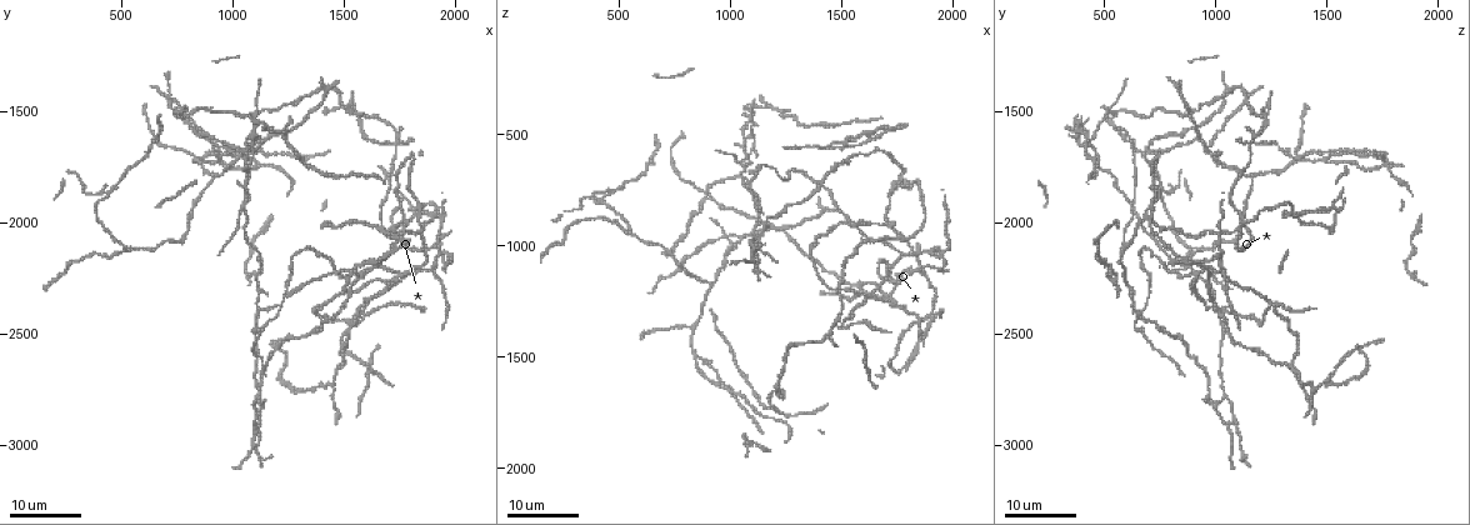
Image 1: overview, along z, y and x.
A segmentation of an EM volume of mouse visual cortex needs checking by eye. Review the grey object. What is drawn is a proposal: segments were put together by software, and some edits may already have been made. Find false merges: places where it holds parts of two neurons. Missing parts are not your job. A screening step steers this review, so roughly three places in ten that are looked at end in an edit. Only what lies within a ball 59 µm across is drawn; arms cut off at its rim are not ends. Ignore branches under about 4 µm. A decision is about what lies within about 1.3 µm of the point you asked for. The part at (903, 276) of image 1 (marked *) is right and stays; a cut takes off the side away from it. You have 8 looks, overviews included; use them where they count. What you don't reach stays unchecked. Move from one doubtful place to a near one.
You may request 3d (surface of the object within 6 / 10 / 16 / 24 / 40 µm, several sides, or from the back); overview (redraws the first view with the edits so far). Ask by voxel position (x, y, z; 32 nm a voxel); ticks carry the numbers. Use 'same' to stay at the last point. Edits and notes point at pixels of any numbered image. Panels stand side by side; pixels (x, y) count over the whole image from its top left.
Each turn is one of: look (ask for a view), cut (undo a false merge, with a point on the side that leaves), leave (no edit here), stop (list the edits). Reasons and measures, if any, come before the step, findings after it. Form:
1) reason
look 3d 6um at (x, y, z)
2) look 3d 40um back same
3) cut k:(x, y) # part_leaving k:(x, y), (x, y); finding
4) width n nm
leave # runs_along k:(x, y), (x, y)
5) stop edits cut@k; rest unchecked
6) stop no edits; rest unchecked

three arms meet
look 3d 16um at (920, 1790, 1170)

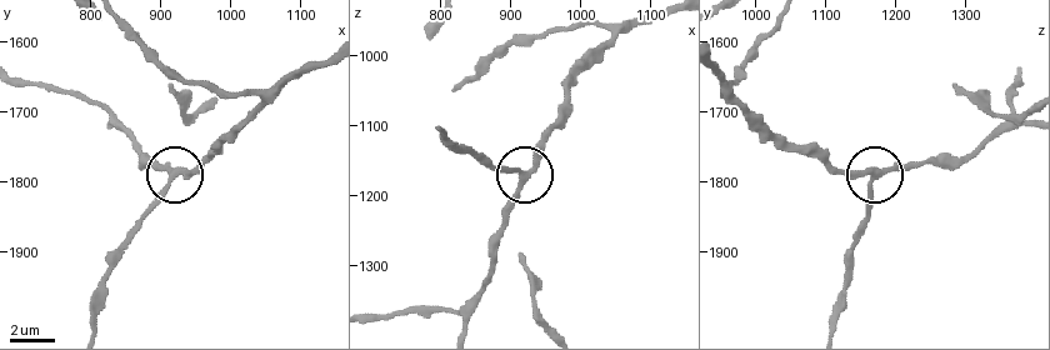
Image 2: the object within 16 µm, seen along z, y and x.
look 3d 6um at (915, 1795, 1175)

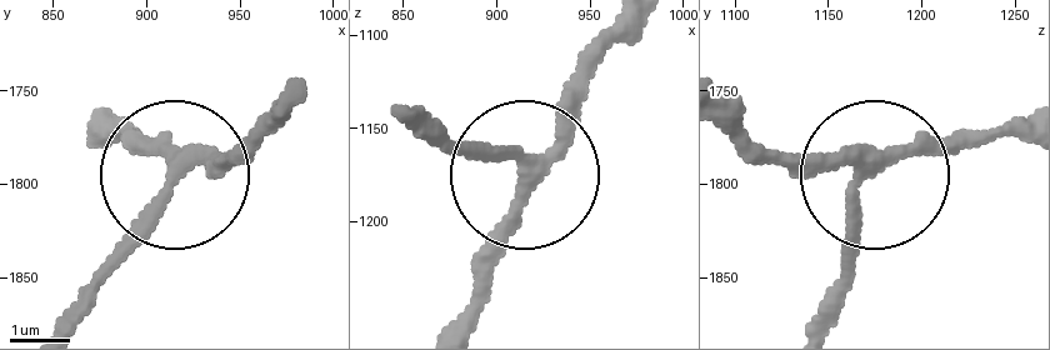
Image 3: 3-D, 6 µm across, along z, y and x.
width 250 nm
leave # runs_along 3:(635, 20), (590, 64), (545, 154), (415, 139); one neuron here

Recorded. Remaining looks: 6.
side arm on a straight run
look 3d 16um at (1050, 1910, 610)

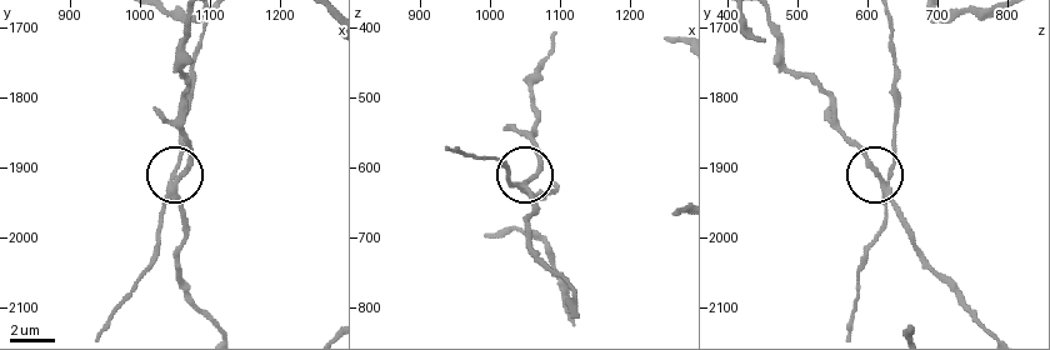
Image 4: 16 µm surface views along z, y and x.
zoom in
look 3d 10um at (1060, 1910, 615)

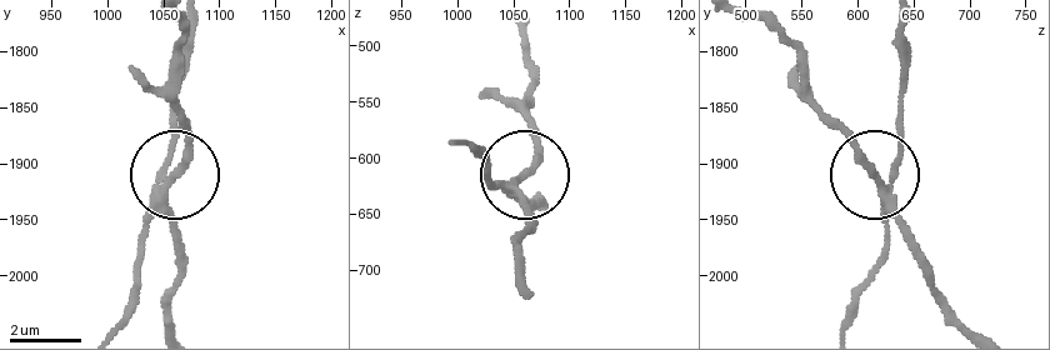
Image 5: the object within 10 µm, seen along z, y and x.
look 3d 10um back at (1062, 1910, 614)

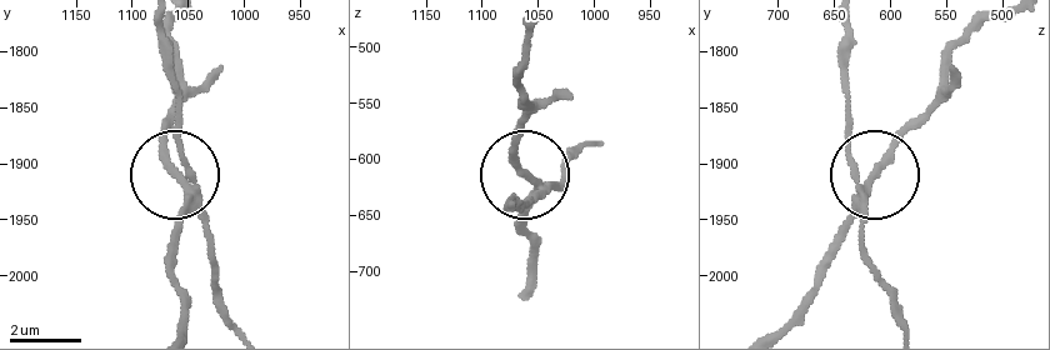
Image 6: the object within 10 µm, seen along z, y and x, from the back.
arms 3
cut 6:(213, 253) # part_leaving 6:(201, 203), (184, 153), (184, 99), (165, 26); two neurons meet here

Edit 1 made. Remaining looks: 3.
see it whole again
look overview

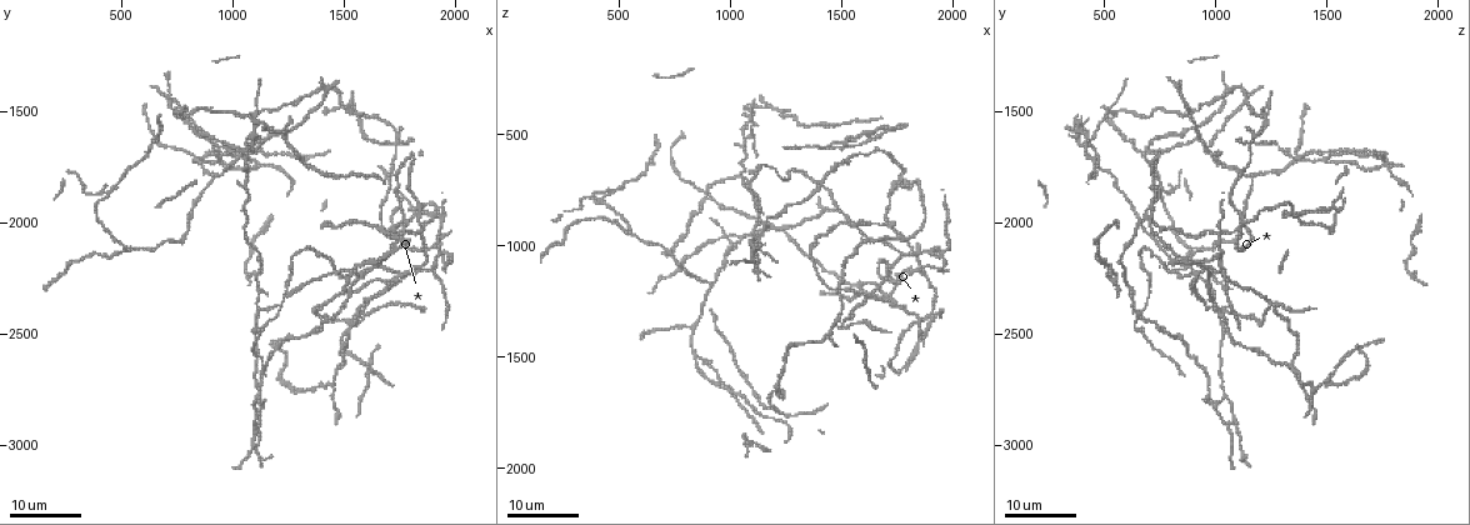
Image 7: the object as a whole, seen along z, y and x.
three arms meet
look 3d 24um at (1130, 2190, 860)

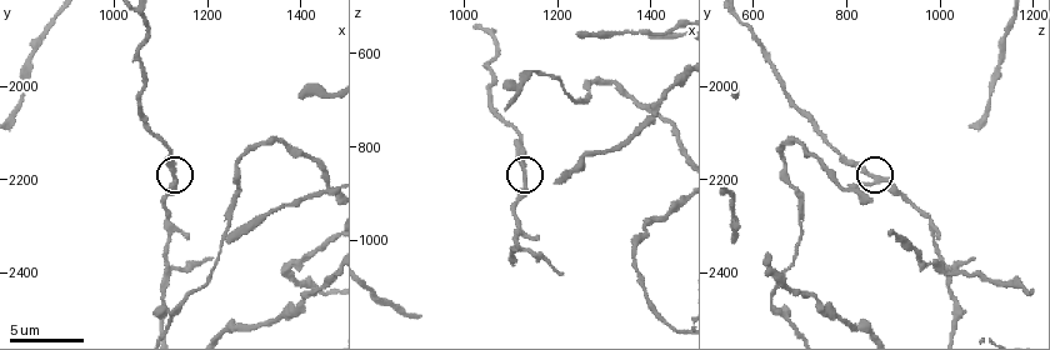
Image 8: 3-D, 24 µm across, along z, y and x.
look 3d 6um at (1125, 2190, 855)

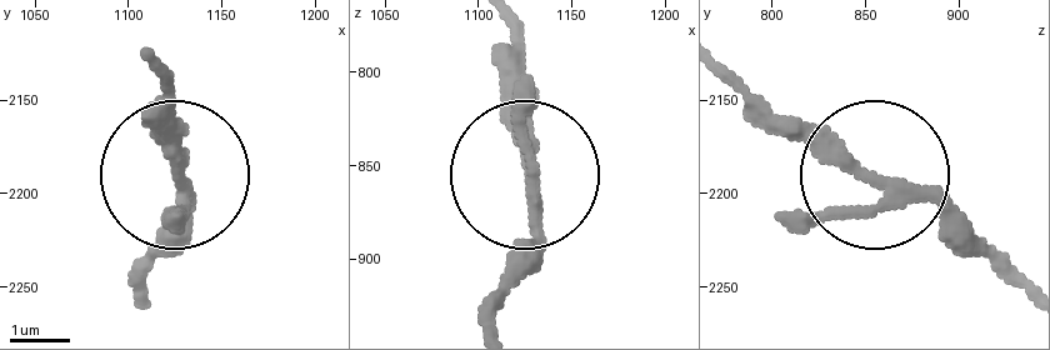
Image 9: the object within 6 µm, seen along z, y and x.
width 210 nm
leave # runs_along 9:(1019, 286), (944, 211), (839, 173), (740, 83); one neuron here

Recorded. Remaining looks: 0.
stop edits cut@6; rest unchecked

